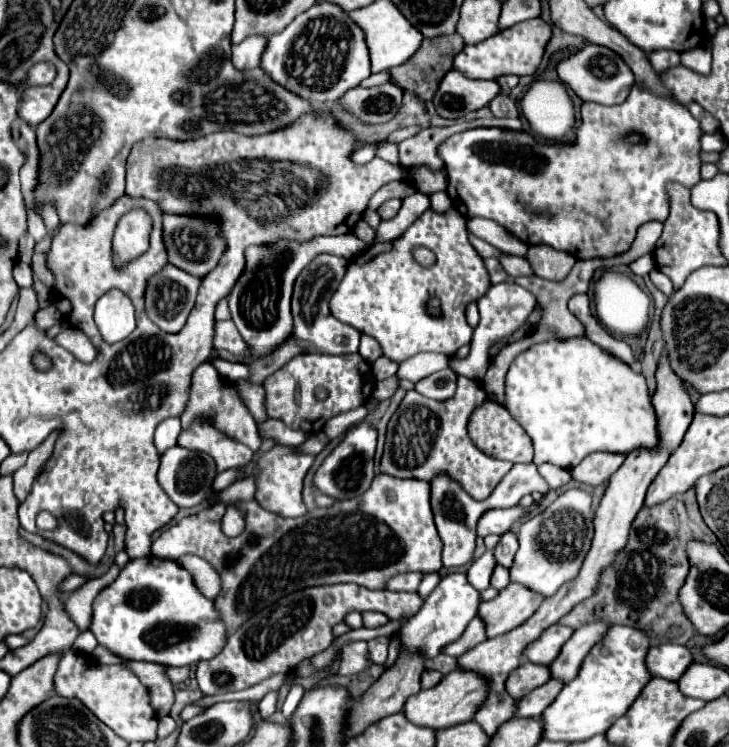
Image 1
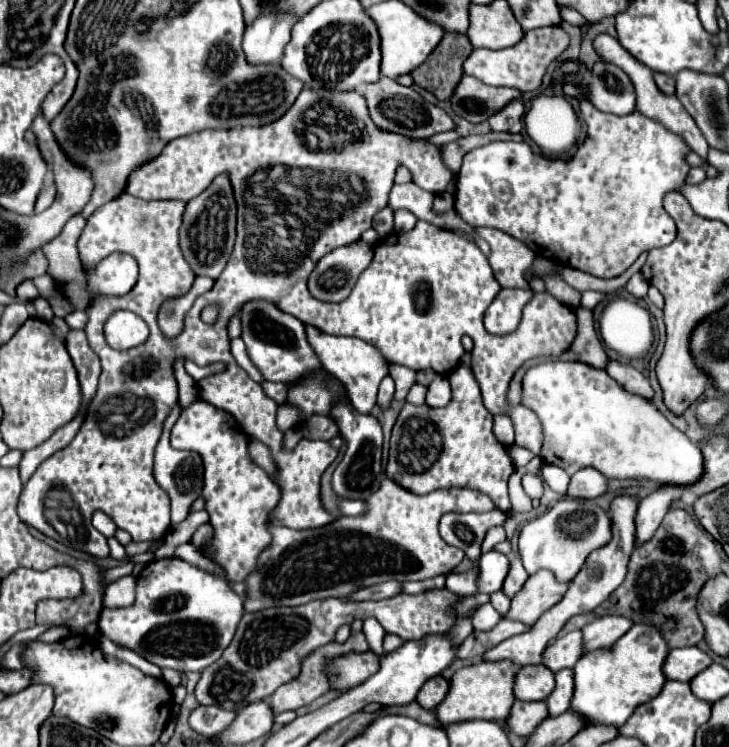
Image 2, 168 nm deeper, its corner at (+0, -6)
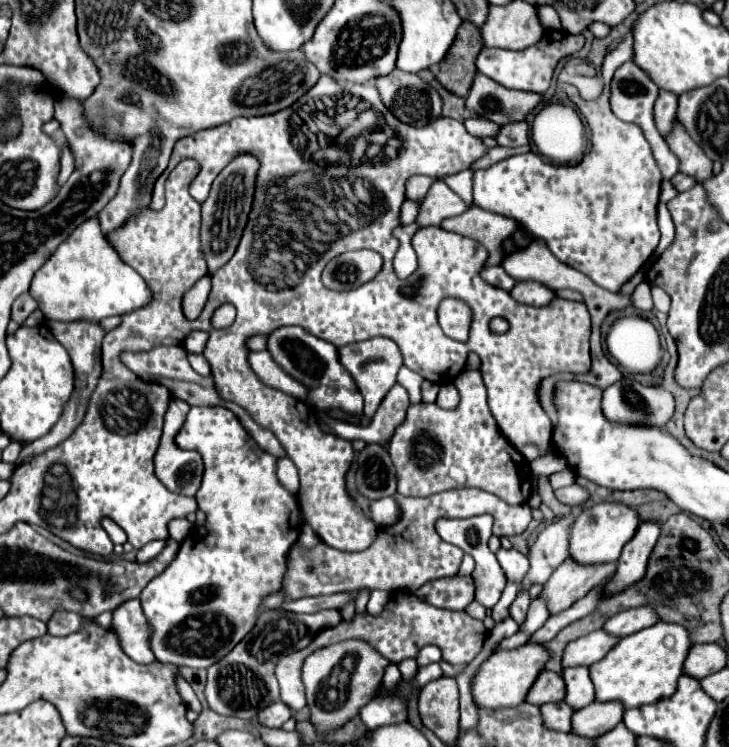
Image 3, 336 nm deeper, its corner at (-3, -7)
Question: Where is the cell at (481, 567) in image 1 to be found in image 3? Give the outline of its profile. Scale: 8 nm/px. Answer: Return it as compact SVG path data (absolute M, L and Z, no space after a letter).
M498 549L496 559L500 567L504 569L506 581L520 585L524 581L524 575L528 573L528 557L522 555L516 549Z

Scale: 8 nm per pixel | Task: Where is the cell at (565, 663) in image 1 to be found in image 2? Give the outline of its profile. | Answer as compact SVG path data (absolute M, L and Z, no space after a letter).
M603 616L593 620L589 626L583 628L583 640L585 640L585 650L597 650L597 648L609 648L615 644L629 628L633 622L625 616Z

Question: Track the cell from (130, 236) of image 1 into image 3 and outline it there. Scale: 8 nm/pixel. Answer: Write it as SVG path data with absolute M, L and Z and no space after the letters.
M88 219L72 231L72 235L60 243L50 259L36 271L30 287L32 299L48 321L74 321L74 319L104 319L110 315L122 315L144 307L150 301L150 289L144 279L108 245L102 231L98 231L98 219Z

